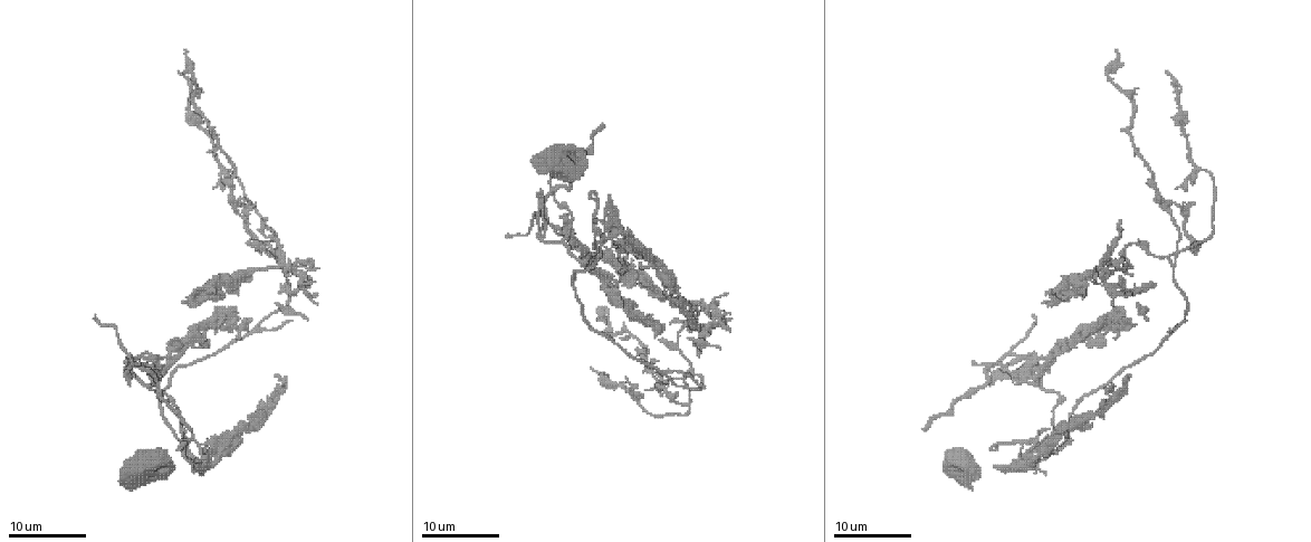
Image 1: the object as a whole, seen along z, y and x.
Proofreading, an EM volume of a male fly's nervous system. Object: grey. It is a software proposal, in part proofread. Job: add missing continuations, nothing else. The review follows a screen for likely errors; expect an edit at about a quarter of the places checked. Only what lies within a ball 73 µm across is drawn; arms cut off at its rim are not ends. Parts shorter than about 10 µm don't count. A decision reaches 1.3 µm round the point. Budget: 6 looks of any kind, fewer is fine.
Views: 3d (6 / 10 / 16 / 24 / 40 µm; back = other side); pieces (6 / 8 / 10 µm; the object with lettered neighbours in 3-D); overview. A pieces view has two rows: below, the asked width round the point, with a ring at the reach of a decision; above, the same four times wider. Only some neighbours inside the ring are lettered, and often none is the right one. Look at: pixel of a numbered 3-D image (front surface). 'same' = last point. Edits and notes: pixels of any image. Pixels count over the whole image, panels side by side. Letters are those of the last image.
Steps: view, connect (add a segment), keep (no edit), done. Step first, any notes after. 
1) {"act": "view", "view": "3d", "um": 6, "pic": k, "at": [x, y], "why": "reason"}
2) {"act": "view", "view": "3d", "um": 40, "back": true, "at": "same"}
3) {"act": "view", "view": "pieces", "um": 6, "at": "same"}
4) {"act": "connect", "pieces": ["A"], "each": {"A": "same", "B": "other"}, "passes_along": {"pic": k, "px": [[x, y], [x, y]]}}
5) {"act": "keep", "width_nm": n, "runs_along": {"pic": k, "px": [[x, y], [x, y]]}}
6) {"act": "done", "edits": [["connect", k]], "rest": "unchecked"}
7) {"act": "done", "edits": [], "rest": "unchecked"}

{"act": "view", "view": "3d", "um": 10, "pic": 1, "at": [1044, 304], "why": "end of a long branch"}

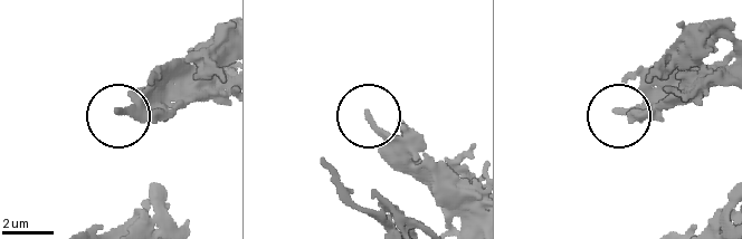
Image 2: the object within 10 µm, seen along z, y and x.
{"act": "view", "view": "pieces", "um": 10, "pic": 2, "at": [618, 114]}

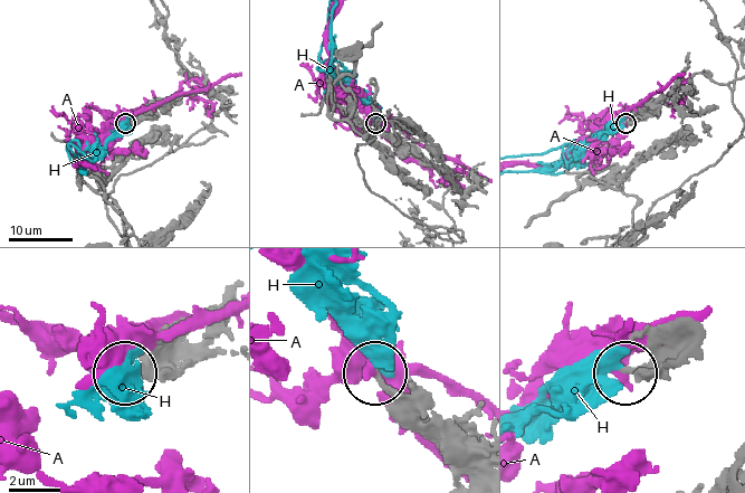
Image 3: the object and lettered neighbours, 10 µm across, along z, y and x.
{"act": "connect", "pieces": ["H"], "width_nm": 220, "each": {"A": "other", "H": "same"}, "found": "the cell continues"}

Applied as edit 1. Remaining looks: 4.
{"act": "view", "view": "overview", "why": "see it whole again"}

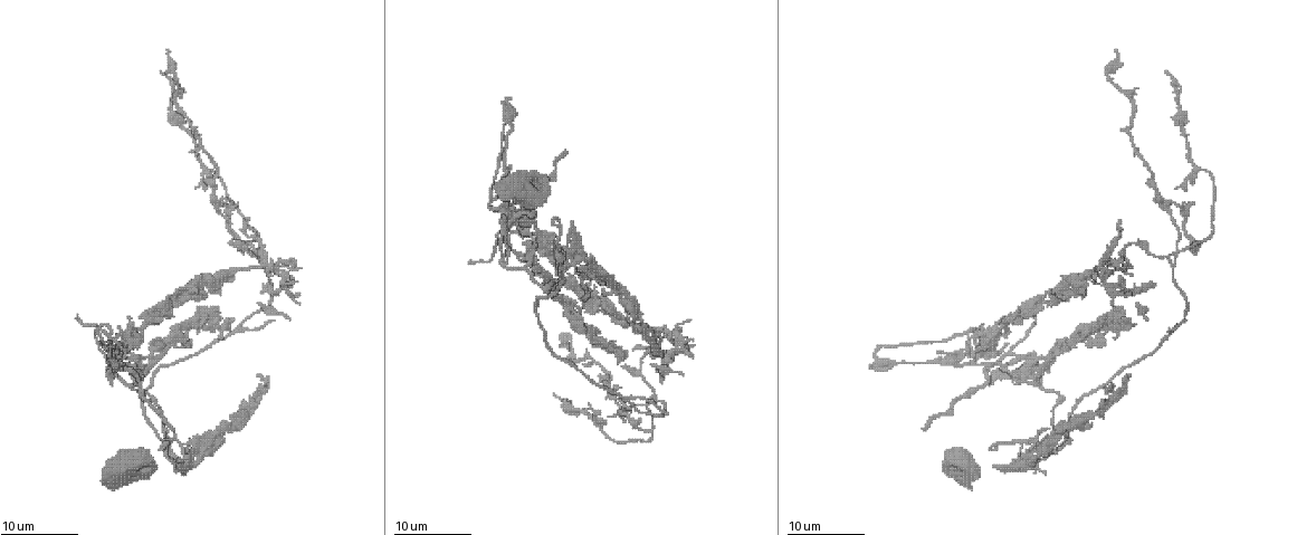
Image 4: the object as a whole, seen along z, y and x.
{"act": "view", "view": "3d", "um": 6, "pic": 4, "at": [472, 262], "why": "tapers out"}

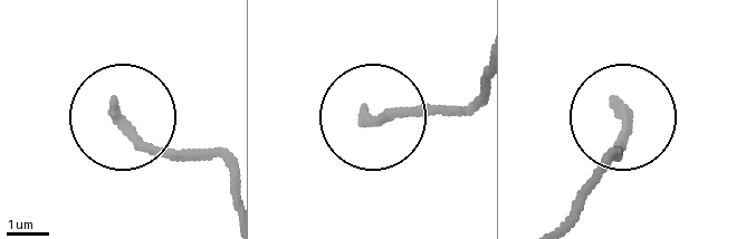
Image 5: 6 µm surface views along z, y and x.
{"act": "view", "view": "pieces", "um": 10, "pic": 5, "at": [114, 105]}

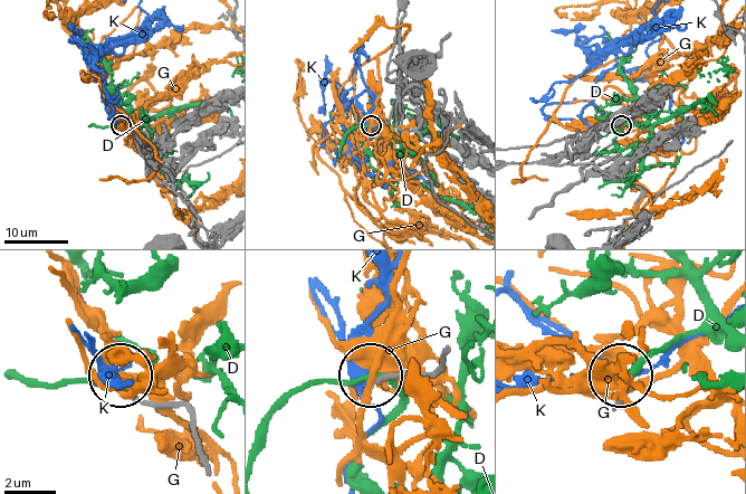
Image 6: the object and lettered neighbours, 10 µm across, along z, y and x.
{"act": "connect", "pieces": ["K"], "each": {"D": "other", "G": "other", "K": "same"}, "found": "the cell continues"}

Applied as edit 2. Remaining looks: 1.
{"act": "view", "view": "pieces", "um": 8, "pic": 4, "at": [110, 385], "why": "an open end"}

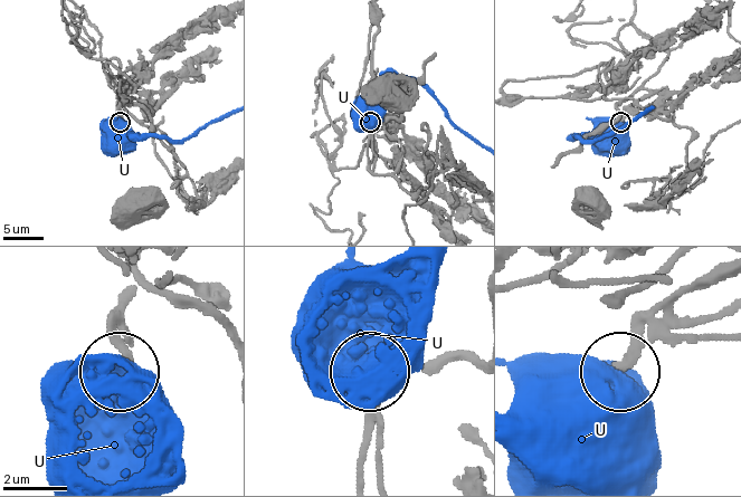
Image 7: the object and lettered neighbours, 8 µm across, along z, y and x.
{"act": "keep", "each": {"U": "other"}, "runs_along": {"pic": 7, "px": [[725, 341], [654, 341], [625, 362]]}, "found": "none of them fits"}

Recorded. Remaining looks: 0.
{"act": "done", "edits": [["connect", 3], ["connect", 6]], "rest": "unchecked"}

